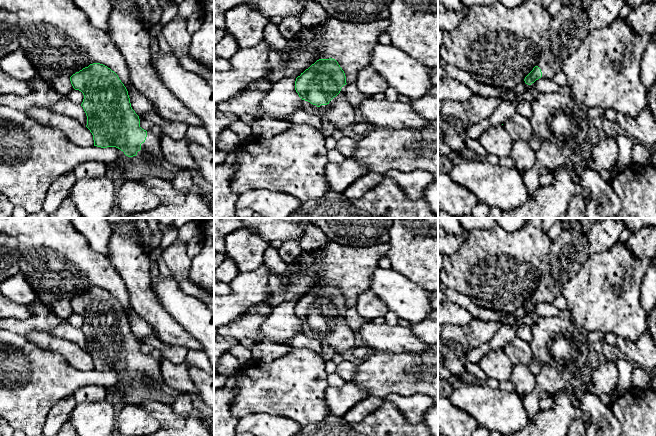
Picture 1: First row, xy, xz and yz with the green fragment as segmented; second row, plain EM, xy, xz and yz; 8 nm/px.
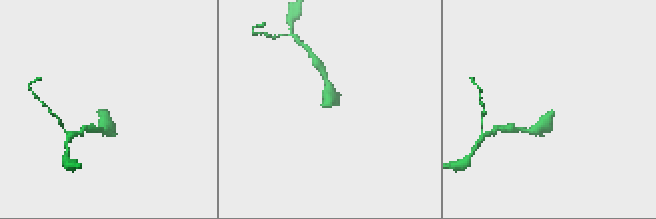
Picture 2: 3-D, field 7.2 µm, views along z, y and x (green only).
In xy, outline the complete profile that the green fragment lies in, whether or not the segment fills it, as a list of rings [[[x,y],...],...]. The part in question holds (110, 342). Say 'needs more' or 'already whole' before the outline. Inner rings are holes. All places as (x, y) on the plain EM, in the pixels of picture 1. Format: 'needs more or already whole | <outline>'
needs more | [[[93,287],[73,298],[70,305],[73,312],[84,319],[81,330],[87,340],[86,351],[93,359],[94,370],[116,371],[128,381],[140,381],[148,389],[166,388],[159,361],[140,351],[140,343],[131,331],[128,315],[114,295],[103,288]]]

